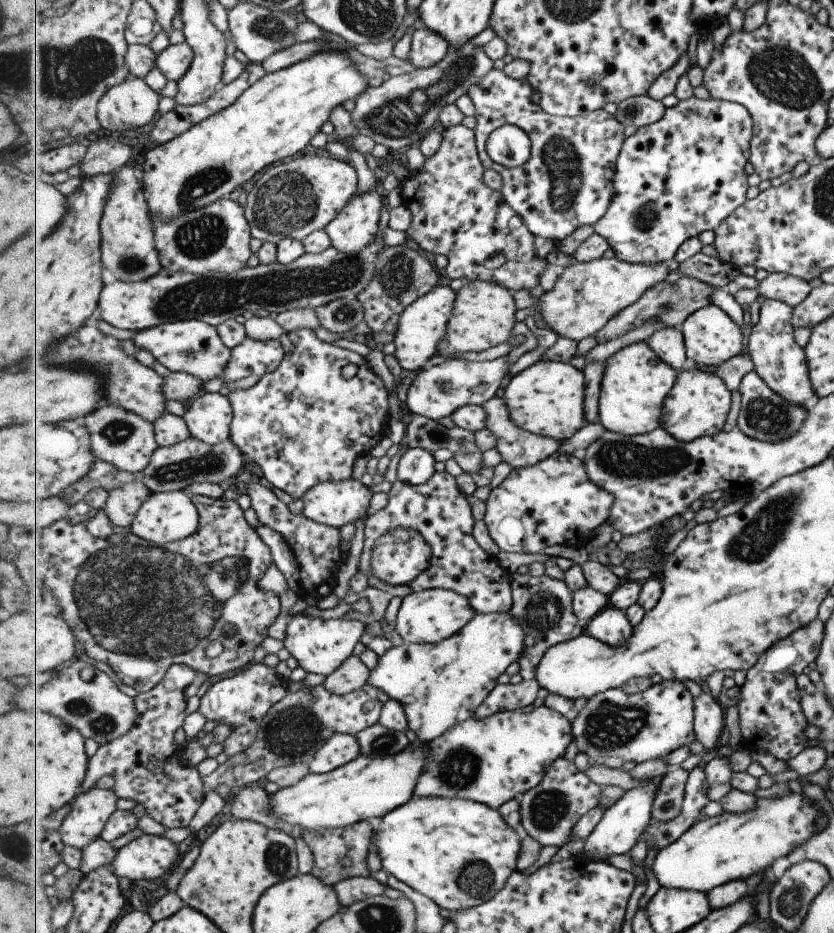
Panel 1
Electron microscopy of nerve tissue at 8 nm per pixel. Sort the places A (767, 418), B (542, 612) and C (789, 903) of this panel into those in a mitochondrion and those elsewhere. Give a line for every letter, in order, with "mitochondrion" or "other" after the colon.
A: mitochondrion
B: mitochondrion
C: mitochondrion

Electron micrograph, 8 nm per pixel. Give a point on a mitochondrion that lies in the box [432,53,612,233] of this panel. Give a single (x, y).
(559, 155)

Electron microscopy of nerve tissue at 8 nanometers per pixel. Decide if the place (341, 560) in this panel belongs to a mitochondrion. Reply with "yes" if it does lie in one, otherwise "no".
no

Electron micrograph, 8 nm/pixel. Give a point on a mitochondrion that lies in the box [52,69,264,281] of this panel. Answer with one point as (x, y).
(201, 237)

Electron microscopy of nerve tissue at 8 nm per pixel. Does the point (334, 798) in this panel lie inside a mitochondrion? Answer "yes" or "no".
no

